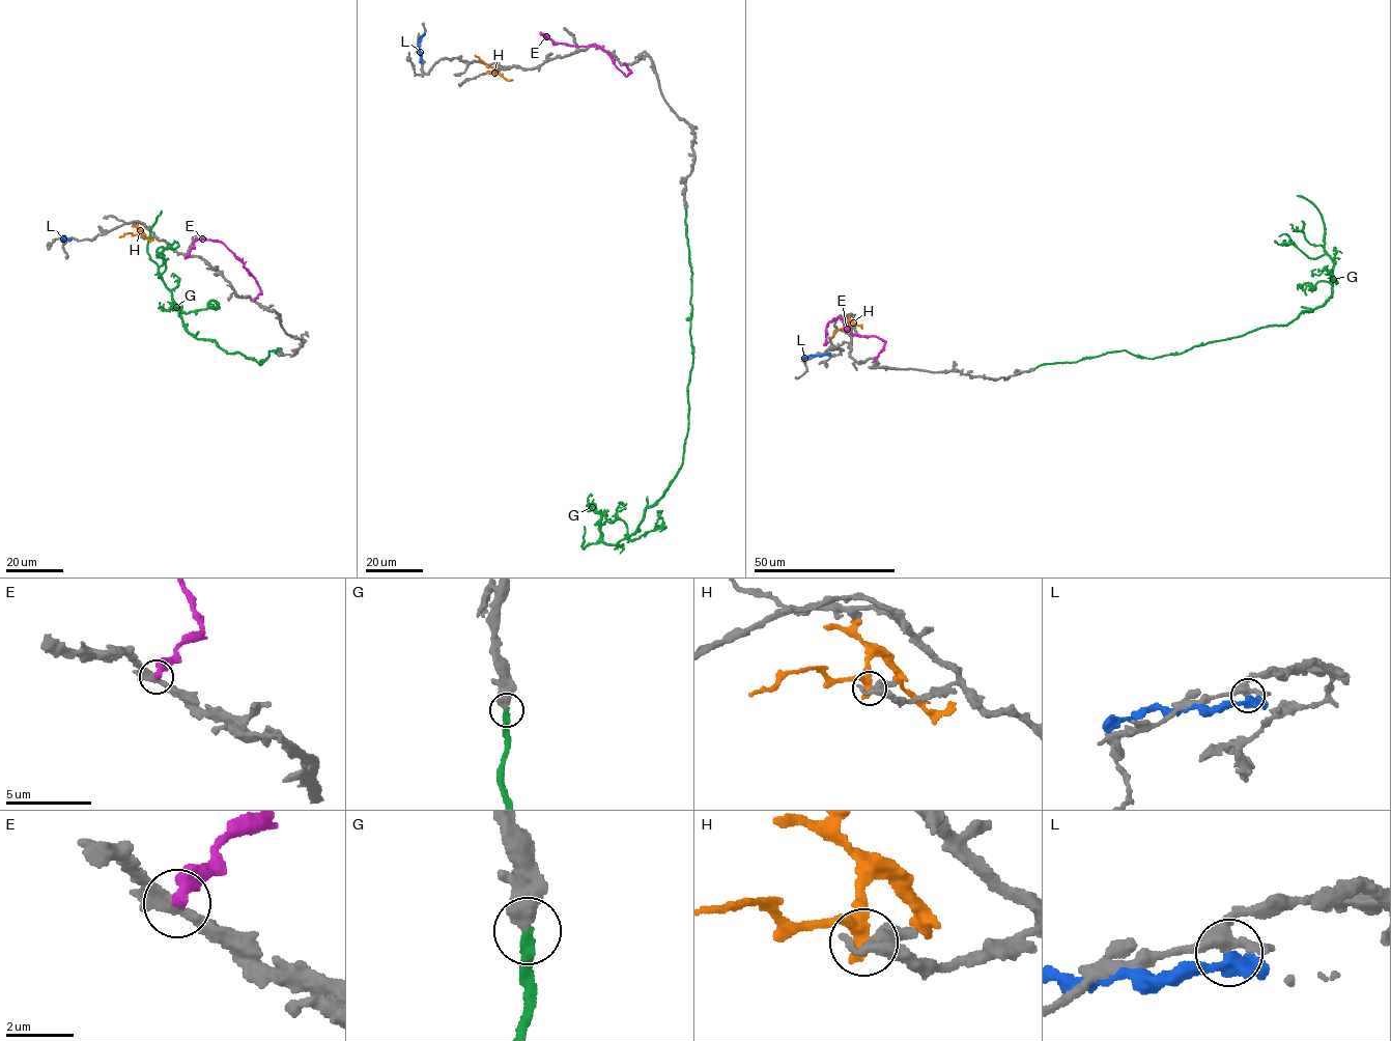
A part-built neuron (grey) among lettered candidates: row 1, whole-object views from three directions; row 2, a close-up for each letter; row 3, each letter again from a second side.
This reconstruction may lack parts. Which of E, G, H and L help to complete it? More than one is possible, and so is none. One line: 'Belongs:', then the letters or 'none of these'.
Belongs: G

